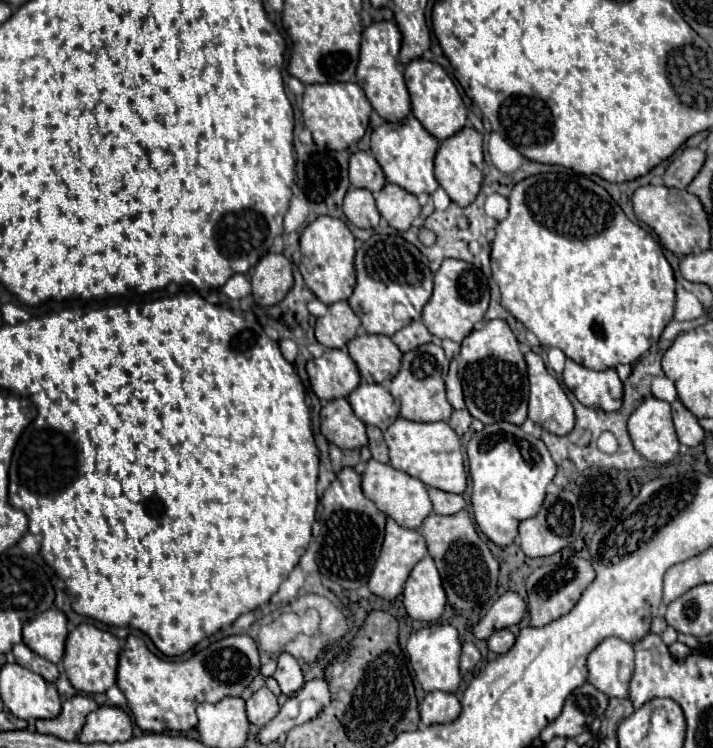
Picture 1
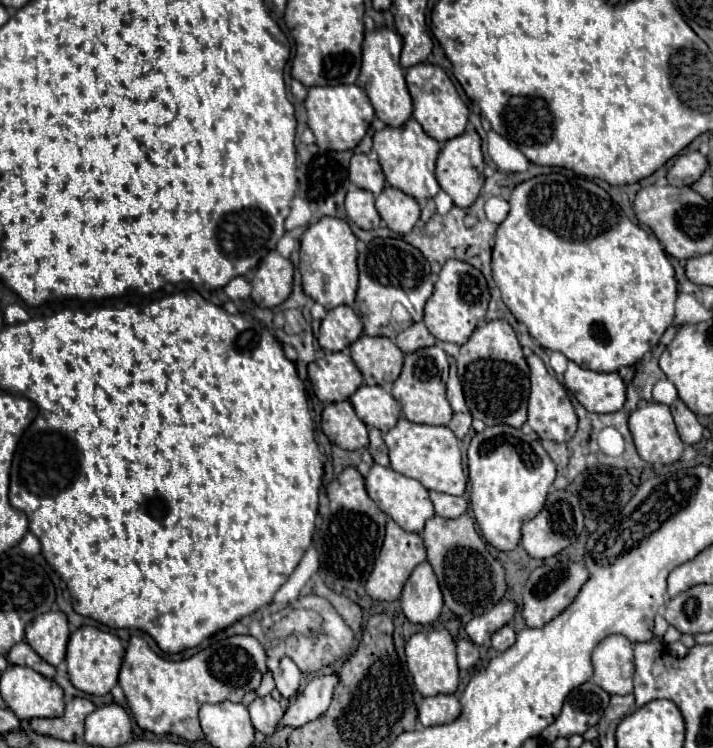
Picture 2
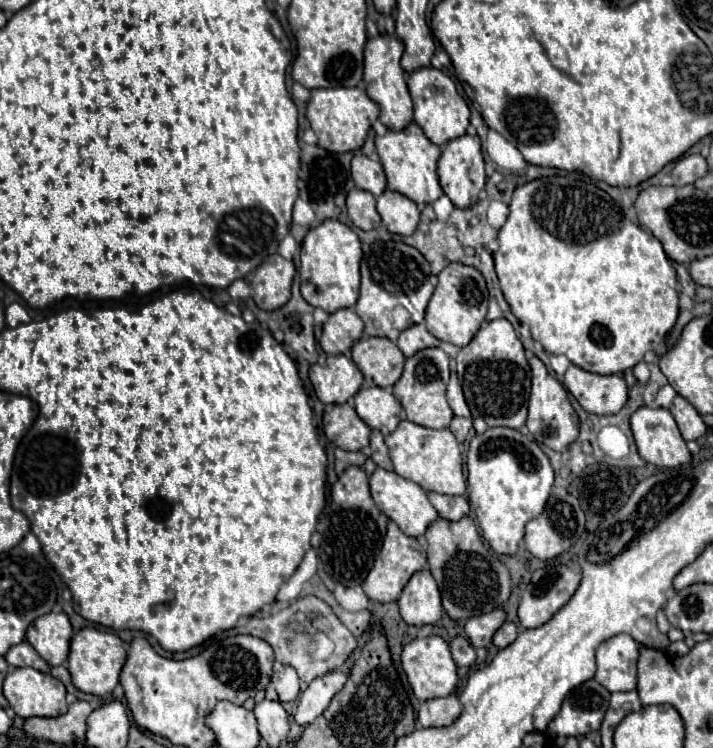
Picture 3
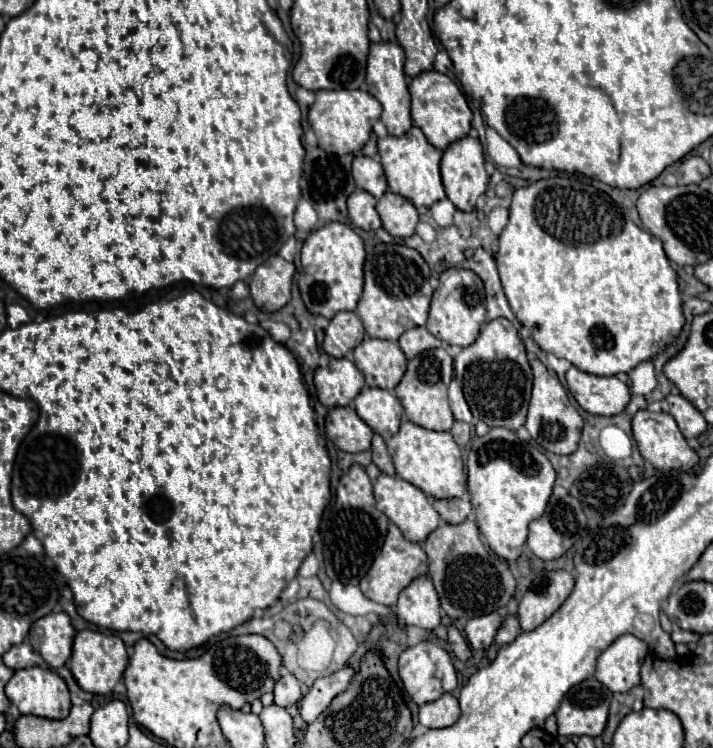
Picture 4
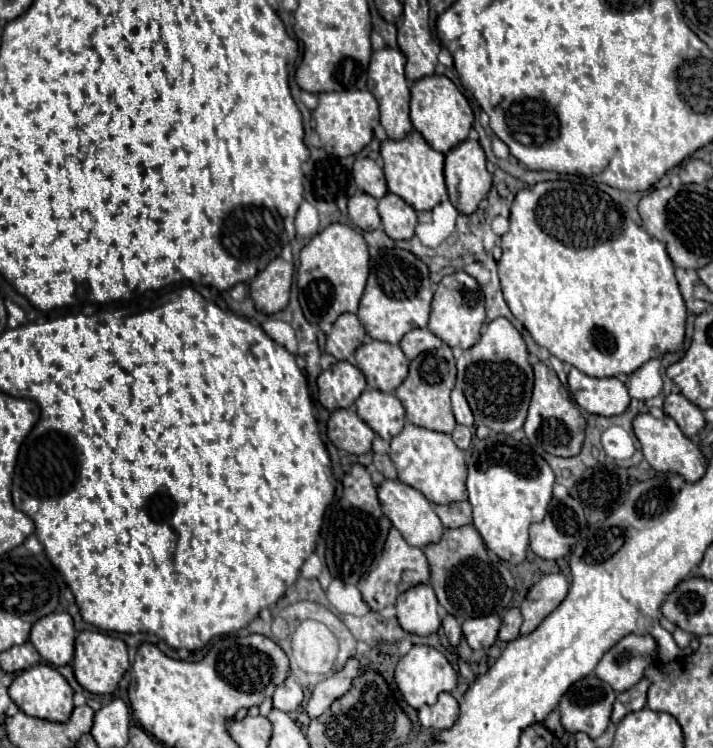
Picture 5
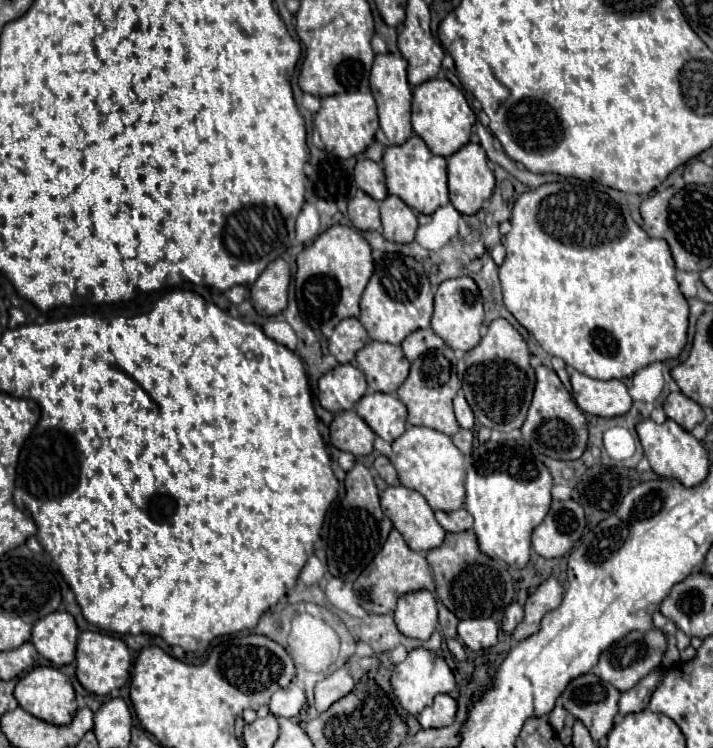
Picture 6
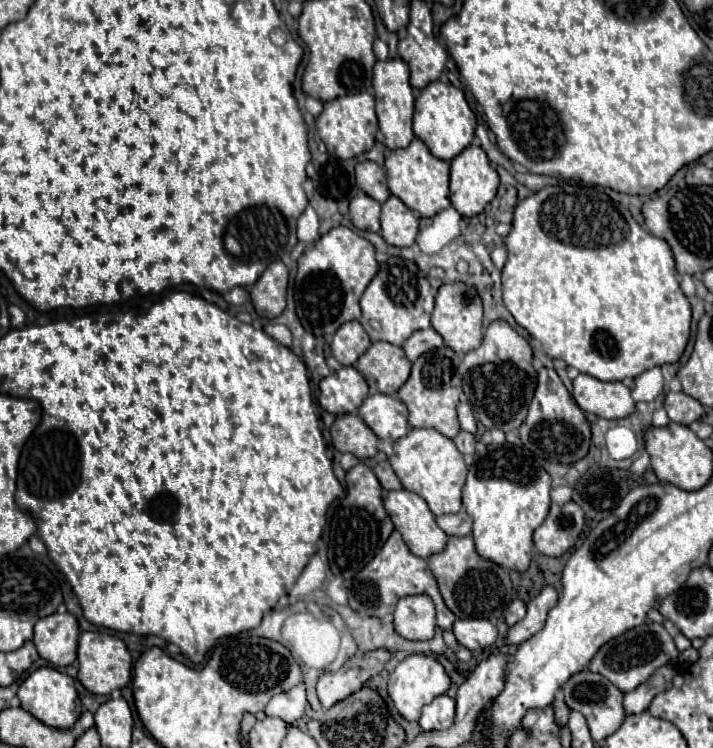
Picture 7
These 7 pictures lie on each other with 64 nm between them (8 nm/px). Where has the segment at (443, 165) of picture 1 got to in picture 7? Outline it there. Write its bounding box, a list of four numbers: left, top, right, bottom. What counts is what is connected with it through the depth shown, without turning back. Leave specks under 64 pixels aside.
[450,146,498,216]

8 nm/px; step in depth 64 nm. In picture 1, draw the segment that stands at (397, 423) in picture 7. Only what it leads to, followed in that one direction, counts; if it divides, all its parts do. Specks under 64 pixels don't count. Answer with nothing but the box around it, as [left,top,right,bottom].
[348,382,400,430]

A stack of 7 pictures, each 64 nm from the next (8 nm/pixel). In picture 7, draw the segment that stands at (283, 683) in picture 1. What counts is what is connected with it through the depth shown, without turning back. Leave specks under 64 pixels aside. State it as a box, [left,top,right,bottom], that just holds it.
[266,684,308,722]

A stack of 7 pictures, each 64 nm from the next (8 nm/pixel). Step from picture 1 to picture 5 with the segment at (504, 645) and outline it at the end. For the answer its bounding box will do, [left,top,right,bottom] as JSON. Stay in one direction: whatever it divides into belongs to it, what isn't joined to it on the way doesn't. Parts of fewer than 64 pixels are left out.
[498,608,522,642]

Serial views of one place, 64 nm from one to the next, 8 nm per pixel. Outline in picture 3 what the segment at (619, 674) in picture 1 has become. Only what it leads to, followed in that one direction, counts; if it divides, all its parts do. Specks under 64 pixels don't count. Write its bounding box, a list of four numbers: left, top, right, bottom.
[594,634,640,692]

